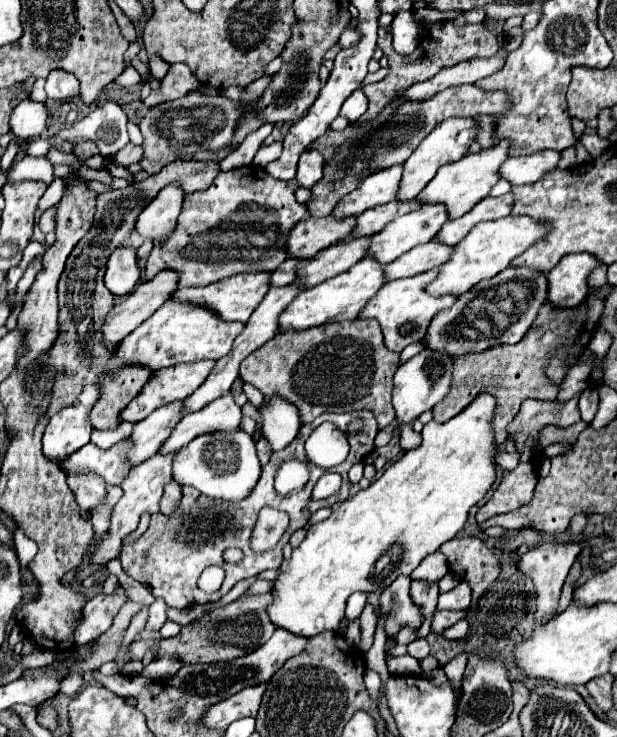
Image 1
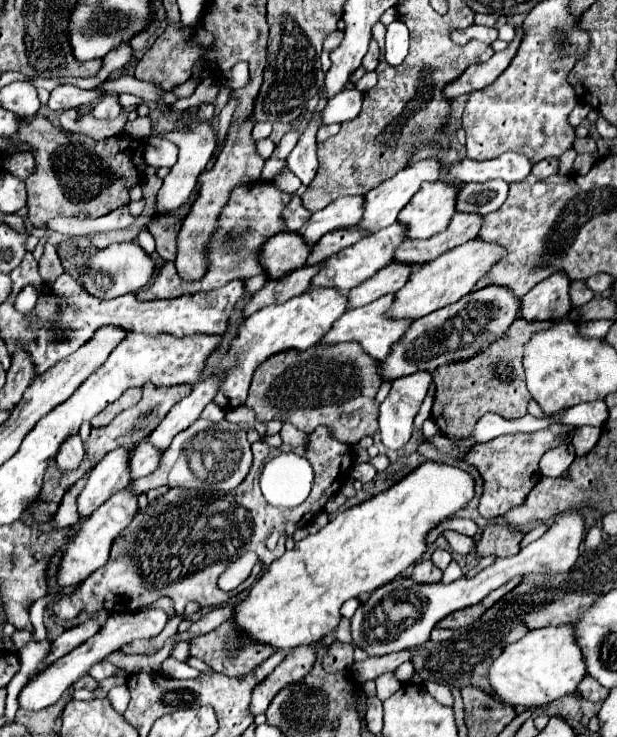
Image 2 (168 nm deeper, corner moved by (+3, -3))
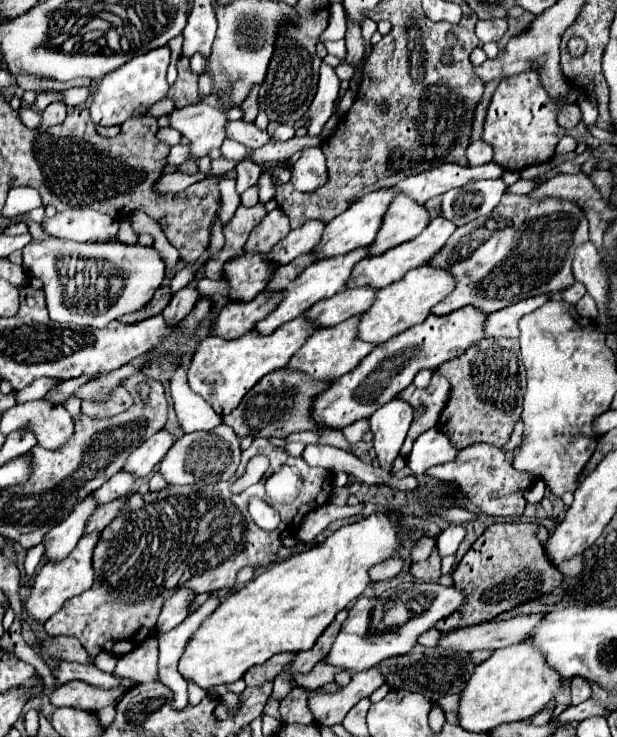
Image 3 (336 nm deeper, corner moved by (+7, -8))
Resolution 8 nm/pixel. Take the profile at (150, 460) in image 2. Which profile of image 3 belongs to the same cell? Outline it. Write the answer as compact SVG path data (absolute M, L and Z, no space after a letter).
M121 469L117 475L113 475L111 479L107 479L103 483L103 487L99 487L95 491L95 497L97 497L97 503L103 505L103 503L109 503L121 495L127 495L133 485L135 485L137 479L133 479L133 475L129 475L125 469Z

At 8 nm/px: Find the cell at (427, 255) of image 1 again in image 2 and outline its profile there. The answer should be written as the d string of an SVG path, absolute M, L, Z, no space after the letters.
M399 262L387 264L375 276L365 280L357 288L349 290L349 294L347 294L349 308L365 306L365 304L377 300L383 294L395 294L399 288L405 286L411 272L413 272L411 266L405 266L405 264L399 264Z

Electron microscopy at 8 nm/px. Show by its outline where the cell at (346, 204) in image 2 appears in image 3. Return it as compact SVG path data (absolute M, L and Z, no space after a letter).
M307 221L305 225L293 229L283 241L279 241L269 253L267 259L275 261L277 265L287 265L291 263L295 257L299 257L305 251L311 251L313 245L317 245L321 241L323 229L327 223L323 221Z

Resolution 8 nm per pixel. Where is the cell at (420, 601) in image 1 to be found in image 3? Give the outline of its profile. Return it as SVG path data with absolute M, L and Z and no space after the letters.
M433 551L429 559L421 563L411 563L409 569L411 569L411 575L419 581L437 581L441 577L441 559L437 551Z

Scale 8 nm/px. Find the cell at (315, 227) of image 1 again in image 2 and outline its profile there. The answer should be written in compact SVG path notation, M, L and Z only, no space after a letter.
M277 232L261 248L259 262L265 270L265 276L269 280L277 280L305 266L307 256L309 256L309 244L305 244L299 234Z

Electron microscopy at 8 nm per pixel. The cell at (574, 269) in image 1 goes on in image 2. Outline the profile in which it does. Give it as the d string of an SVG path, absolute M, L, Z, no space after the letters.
M553 274L545 282L537 284L529 294L521 298L519 318L527 322L549 320L551 316L565 316L571 312L569 302L569 278L565 274Z

